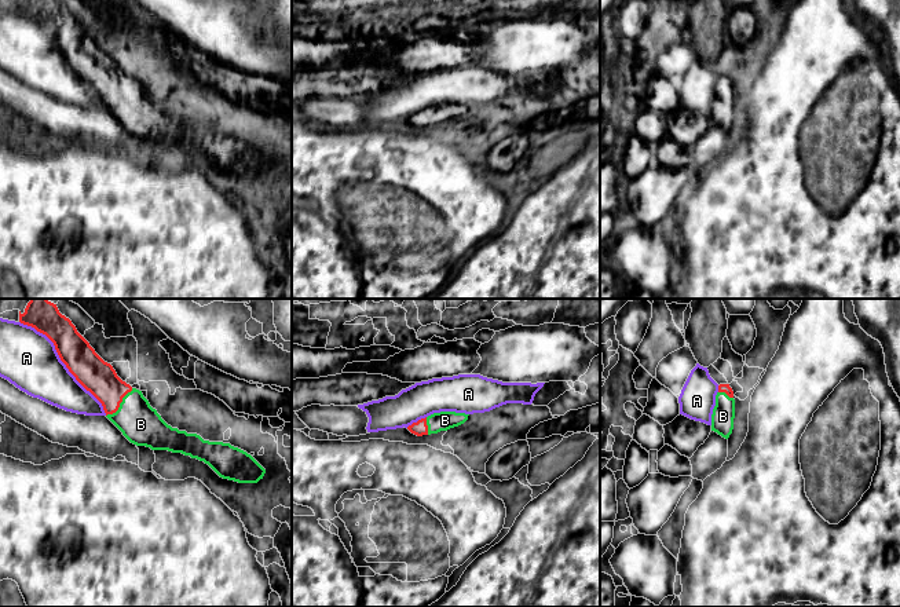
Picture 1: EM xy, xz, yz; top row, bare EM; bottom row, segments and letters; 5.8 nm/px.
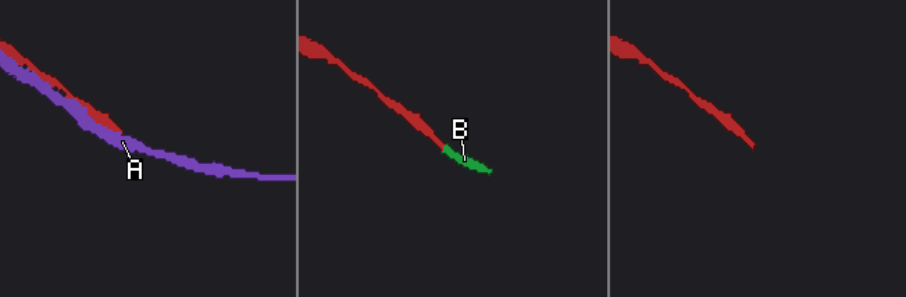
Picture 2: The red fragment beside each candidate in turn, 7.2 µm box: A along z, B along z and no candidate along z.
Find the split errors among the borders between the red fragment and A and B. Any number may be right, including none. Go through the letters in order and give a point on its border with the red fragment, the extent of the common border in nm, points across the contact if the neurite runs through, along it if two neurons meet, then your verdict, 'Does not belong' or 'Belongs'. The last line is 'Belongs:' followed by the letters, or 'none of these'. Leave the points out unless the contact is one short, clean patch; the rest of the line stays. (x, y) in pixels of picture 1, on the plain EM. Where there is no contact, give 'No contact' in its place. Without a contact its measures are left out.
A: Touches red at xy (62, 52). Shared border 750 nm. Does not belong
B: Touches red at xy (119, 97). Shared border 220 nm. Path across: xy (97, 68), (116, 87), (119, 97), (141, 116). Belongs
Belongs: B

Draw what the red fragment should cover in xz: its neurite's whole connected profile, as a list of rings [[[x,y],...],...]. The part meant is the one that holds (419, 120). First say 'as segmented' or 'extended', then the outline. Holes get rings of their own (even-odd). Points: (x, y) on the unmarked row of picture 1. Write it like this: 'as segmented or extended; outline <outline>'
extended; outline [[[456,103],[433,105],[413,114],[407,121],[417,128],[438,125],[464,116],[468,111],[468,107],[469,106]]]

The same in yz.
extended; outline [[[720,76],[711,106],[711,123],[728,131],[733,121],[735,91],[729,76]]]

